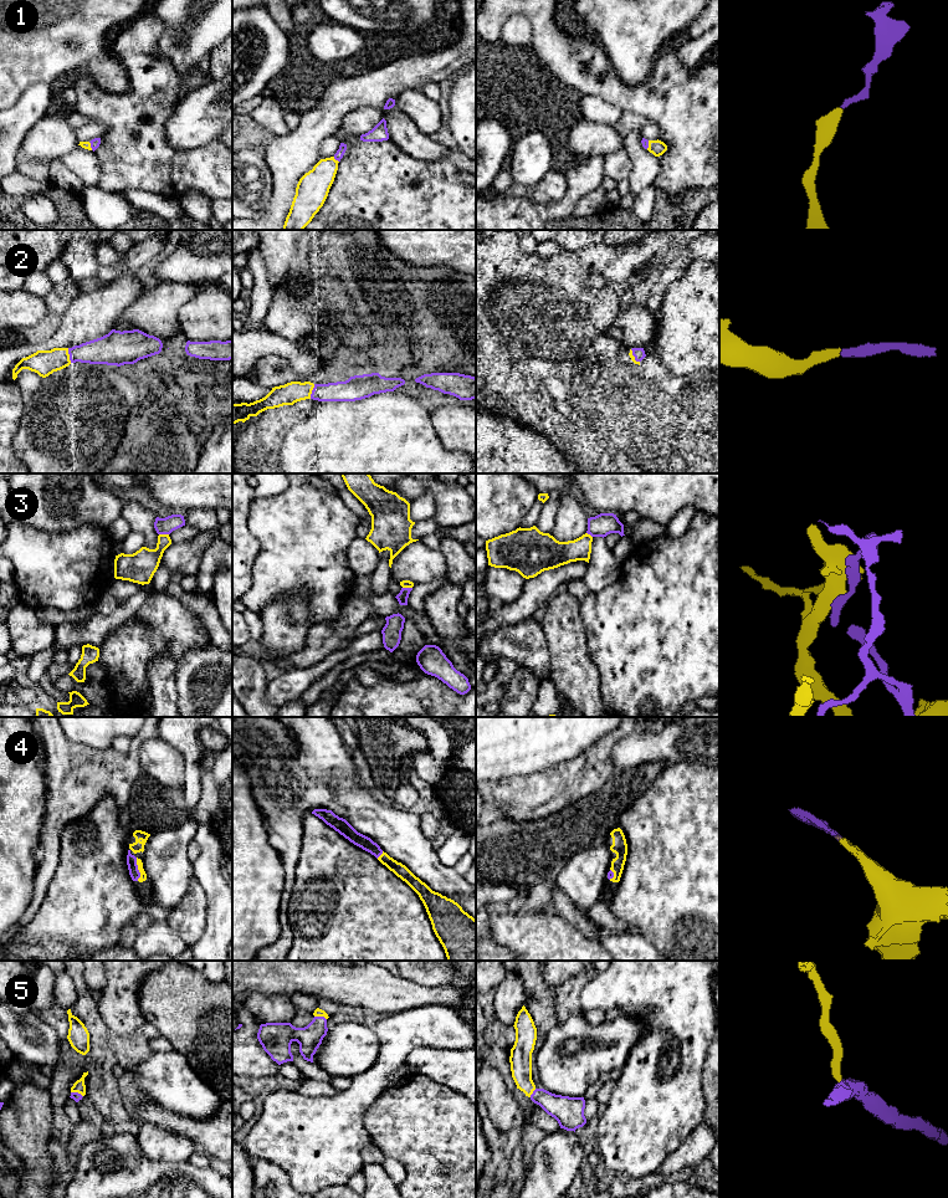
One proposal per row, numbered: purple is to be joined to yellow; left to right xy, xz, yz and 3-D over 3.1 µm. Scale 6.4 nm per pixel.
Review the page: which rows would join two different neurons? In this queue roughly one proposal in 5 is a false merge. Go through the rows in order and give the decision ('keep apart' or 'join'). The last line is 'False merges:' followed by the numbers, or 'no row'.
1: join
2: join
3: keep apart
4: join
5: join
False merges: 3

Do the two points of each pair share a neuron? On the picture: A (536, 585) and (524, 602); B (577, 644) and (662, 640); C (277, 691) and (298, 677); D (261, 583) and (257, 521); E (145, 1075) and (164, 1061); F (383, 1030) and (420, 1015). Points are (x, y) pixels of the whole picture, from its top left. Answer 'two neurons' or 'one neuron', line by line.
A: one neuron
B: two neurons
C: one neuron
D: one neuron
E: one neuron
F: one neuron

